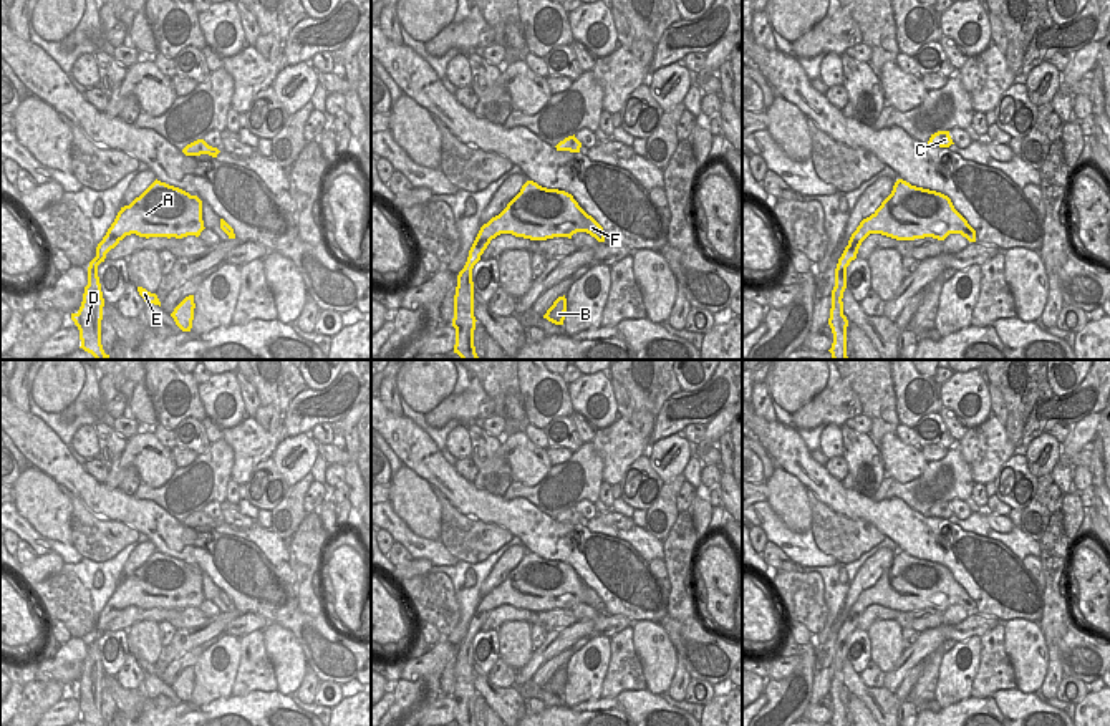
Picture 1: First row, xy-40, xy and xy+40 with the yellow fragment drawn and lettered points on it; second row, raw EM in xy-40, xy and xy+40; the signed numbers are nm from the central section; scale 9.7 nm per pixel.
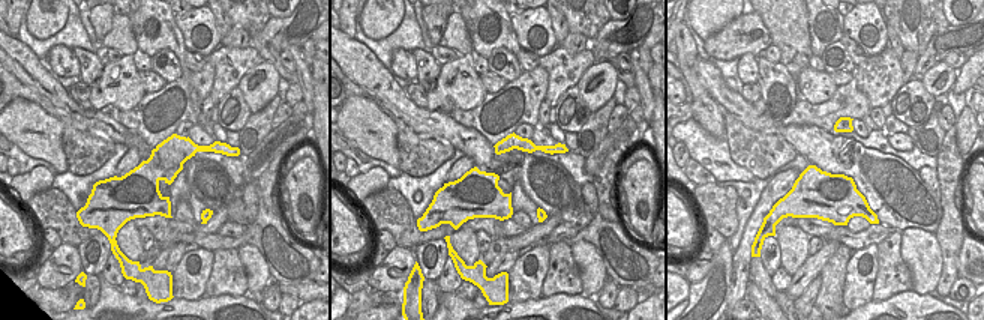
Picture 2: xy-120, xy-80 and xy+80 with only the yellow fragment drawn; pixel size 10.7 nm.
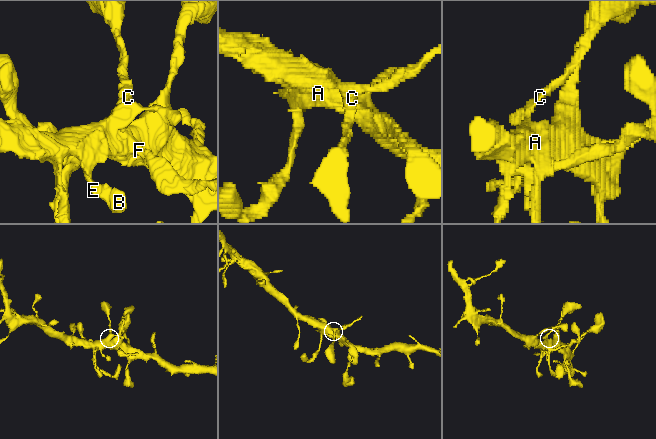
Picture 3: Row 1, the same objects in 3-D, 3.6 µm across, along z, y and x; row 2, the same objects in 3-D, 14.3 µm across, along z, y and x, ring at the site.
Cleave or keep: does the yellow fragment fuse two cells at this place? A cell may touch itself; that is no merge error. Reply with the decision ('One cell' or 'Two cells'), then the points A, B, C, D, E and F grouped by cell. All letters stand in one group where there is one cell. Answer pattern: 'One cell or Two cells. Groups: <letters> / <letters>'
One cell. Groups: A B C D E F.

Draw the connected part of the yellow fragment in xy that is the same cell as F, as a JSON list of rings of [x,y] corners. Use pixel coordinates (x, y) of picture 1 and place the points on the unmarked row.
[[[527,552],[507,578],[480,598],[467,633],[457,646],[452,690],[456,699],[454,724],[477,726],[474,718],[477,691],[474,688],[472,640],[492,610],[500,605],[530,612],[572,610],[577,603],[586,603],[598,613],[605,613],[603,598],[578,577],[572,565]]]

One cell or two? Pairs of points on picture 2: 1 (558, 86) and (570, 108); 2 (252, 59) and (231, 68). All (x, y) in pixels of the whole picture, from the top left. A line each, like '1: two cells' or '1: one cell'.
1: two cells
2: one cell

